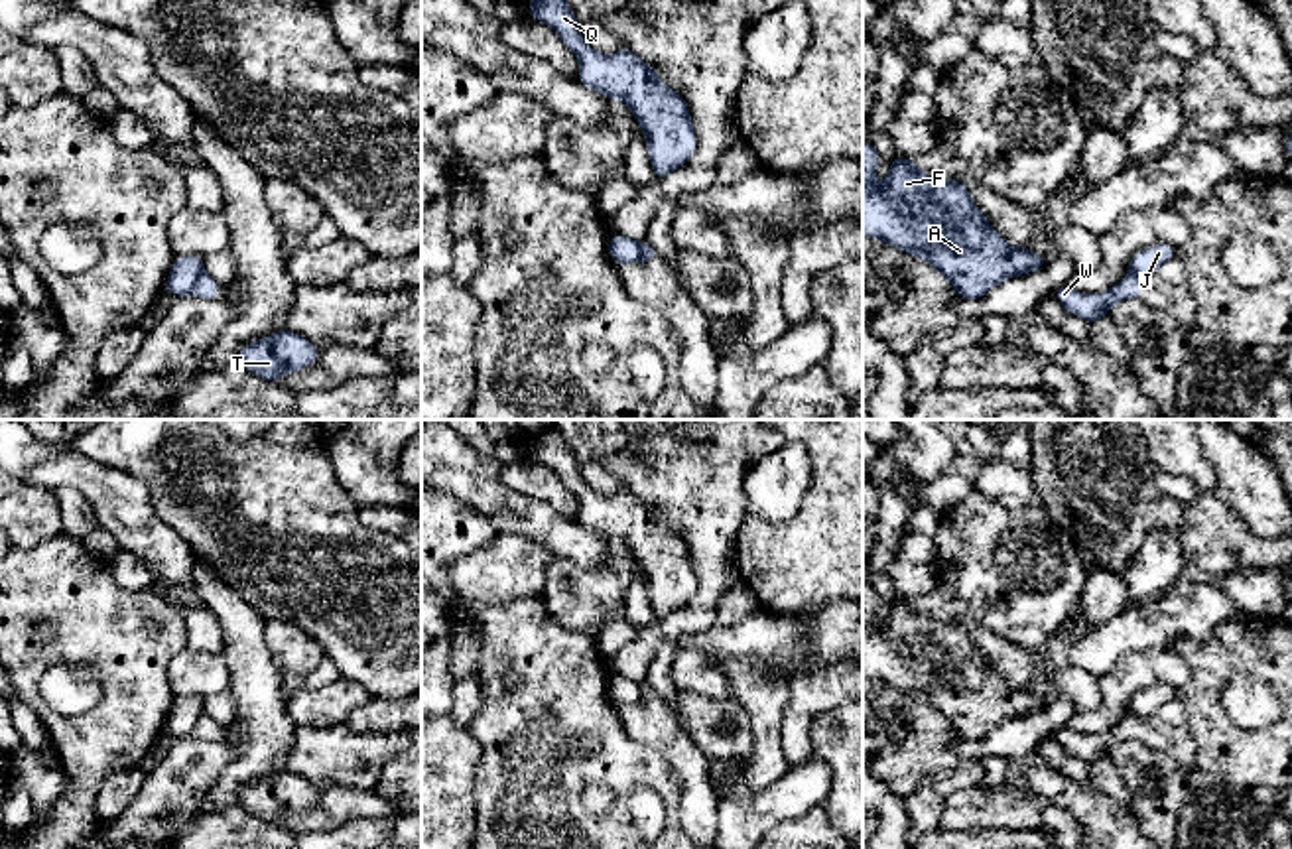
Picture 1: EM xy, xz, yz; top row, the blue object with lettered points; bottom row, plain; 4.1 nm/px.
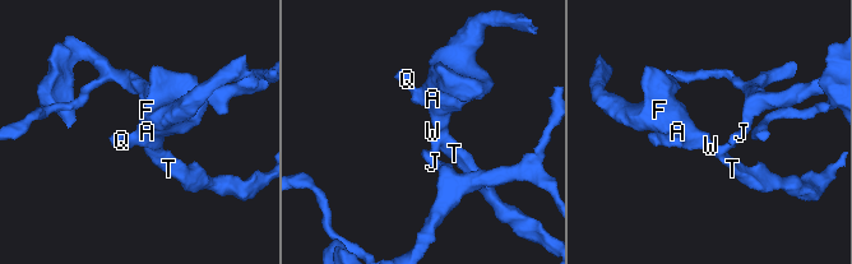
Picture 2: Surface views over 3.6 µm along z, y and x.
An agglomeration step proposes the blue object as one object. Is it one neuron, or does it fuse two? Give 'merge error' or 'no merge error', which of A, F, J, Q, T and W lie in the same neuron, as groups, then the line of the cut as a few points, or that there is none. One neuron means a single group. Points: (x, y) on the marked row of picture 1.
merge error | A F Q T W / J | xy (203, 272), (190, 292)

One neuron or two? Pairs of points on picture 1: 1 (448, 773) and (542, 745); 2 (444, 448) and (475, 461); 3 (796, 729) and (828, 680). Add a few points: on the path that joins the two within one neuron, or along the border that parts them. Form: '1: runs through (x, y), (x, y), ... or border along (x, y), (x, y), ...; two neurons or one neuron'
1: border along (465, 727), (481, 747), (475, 773), (477, 808); two neurons
2: runs through (452, 452), (467, 457); one neuron
3: runs through (798, 718), (816, 692); one neuron

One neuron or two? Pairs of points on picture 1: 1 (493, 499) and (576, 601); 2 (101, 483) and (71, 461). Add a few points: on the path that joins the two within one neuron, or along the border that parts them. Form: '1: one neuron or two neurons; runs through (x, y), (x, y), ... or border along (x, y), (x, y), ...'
1: two neurons; border along (552, 556), (564, 556), (597, 570)
2: one neuron; runs through (93, 481), (79, 469)

